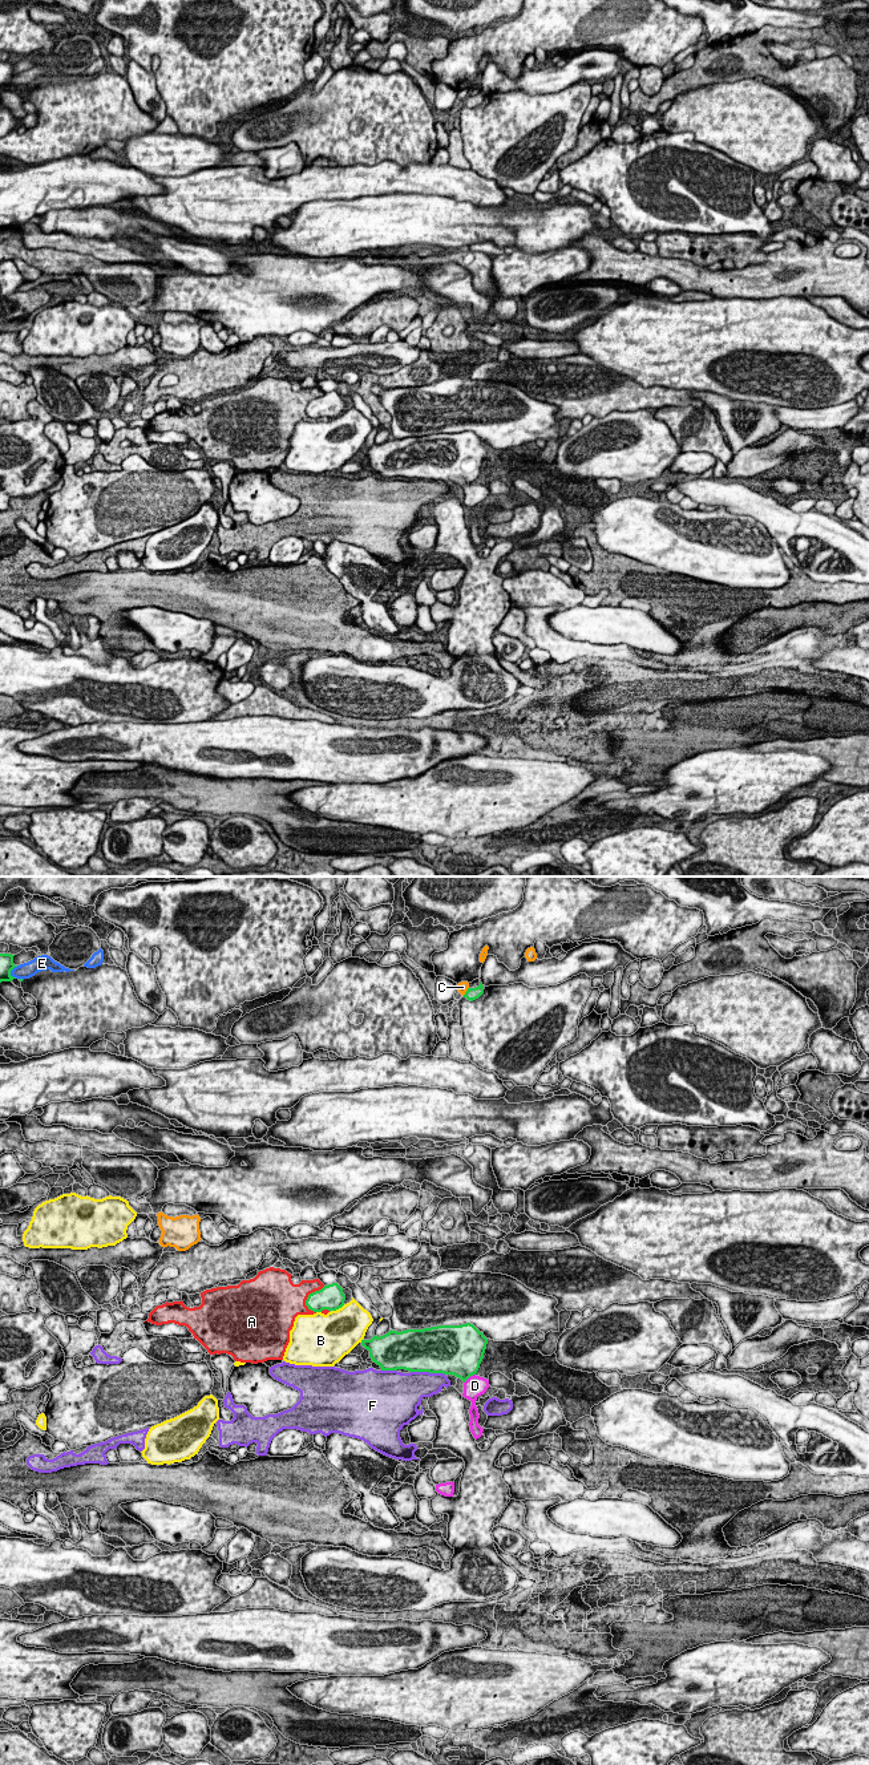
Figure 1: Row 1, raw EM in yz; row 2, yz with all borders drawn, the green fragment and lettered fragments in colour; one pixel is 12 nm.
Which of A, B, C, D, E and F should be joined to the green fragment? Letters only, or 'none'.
D

